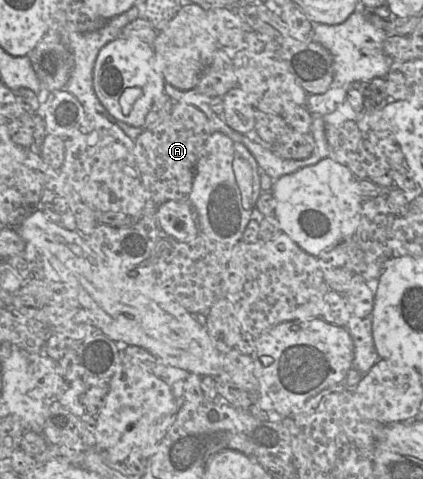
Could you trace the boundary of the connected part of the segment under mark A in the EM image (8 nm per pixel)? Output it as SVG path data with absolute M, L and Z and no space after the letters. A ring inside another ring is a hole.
M174 103L171 113L161 124L148 126L135 141L106 116L86 113L80 126L64 139L65 159L59 171L46 164L41 155L28 149L24 150L24 164L37 174L43 188L67 200L76 220L76 228L89 236L99 224L97 212L123 213L139 218L144 208L145 211L157 211L158 207L167 201L189 202L196 164L201 156L201 149L212 133L213 127L206 115L198 108L183 103Z

